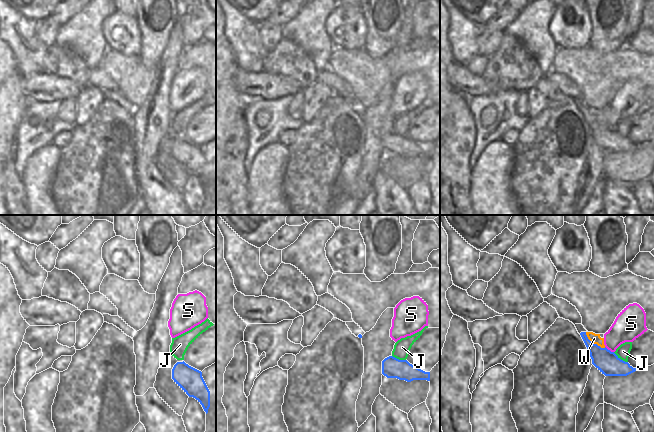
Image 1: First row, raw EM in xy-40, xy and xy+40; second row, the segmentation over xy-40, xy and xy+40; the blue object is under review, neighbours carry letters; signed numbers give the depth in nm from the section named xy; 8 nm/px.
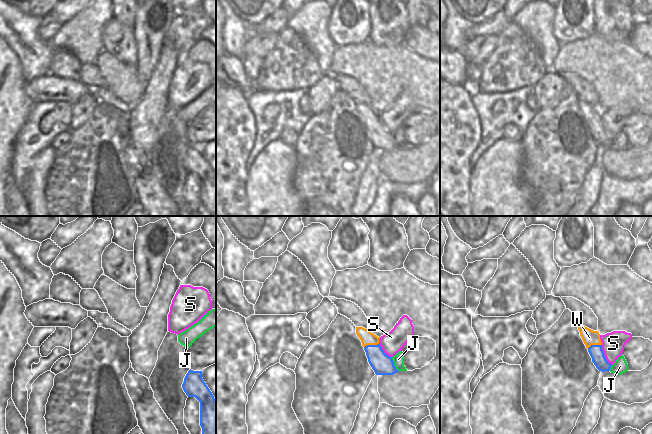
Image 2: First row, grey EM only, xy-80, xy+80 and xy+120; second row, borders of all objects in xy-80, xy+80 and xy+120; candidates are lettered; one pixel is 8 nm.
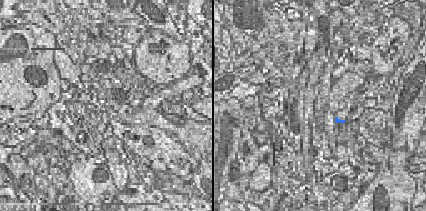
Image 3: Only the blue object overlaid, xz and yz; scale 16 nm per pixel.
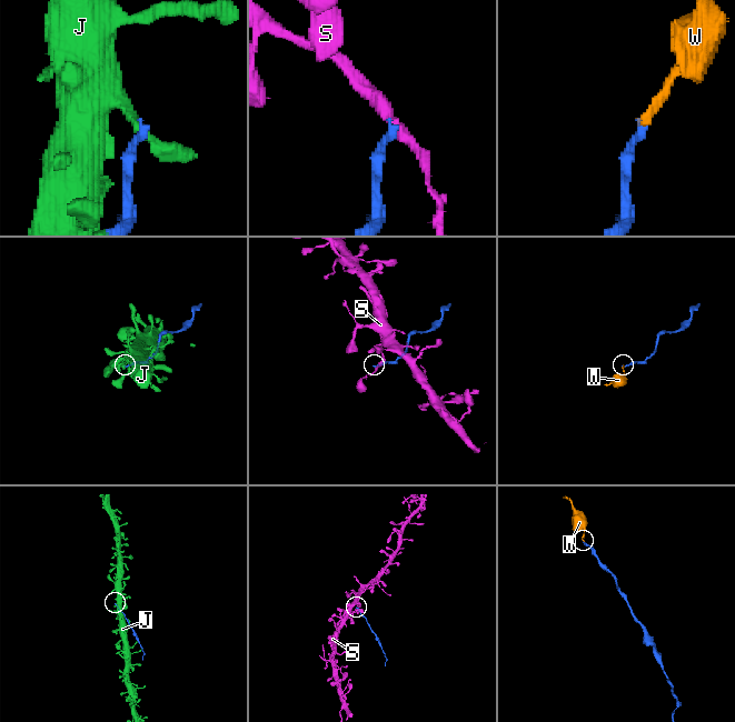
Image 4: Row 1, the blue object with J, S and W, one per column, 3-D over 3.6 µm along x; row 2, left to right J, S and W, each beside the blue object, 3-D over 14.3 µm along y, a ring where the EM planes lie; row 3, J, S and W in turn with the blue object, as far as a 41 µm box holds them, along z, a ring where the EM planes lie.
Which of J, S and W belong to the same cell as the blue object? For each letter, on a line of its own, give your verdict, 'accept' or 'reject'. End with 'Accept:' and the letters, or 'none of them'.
J: reject
S: reject
W: accept
Accept: W

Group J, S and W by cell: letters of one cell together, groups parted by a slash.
J / S / W

